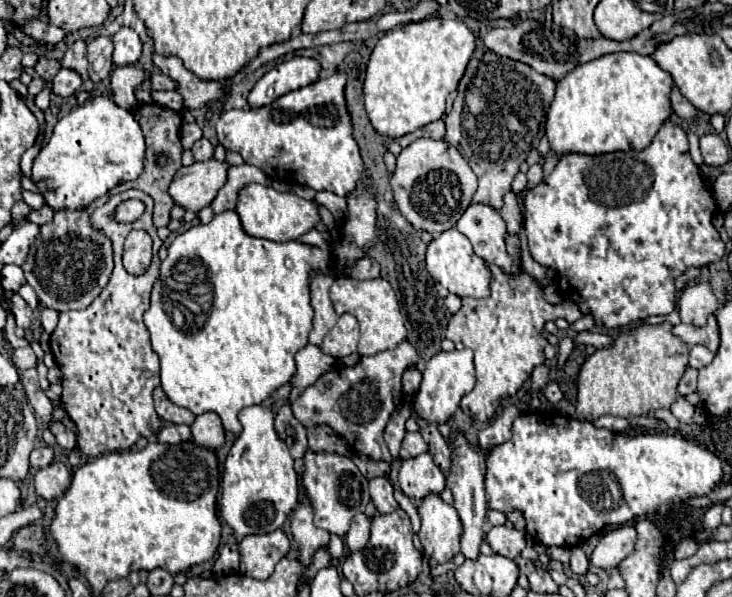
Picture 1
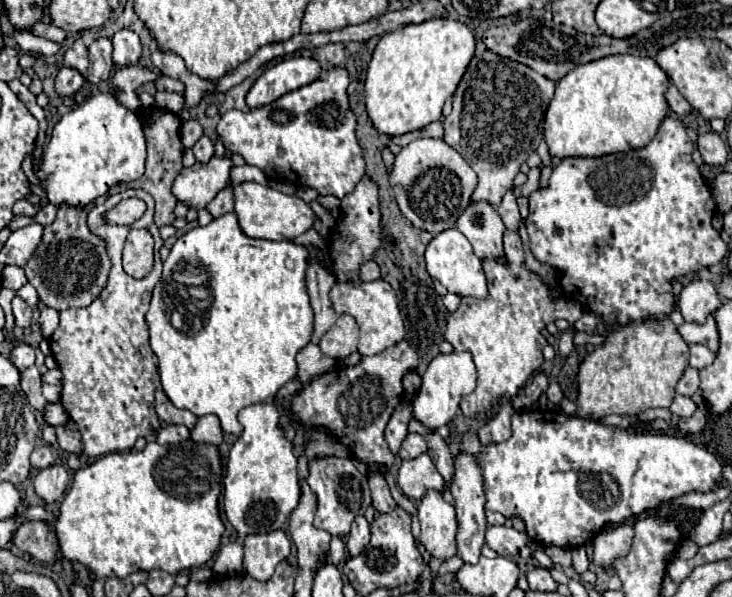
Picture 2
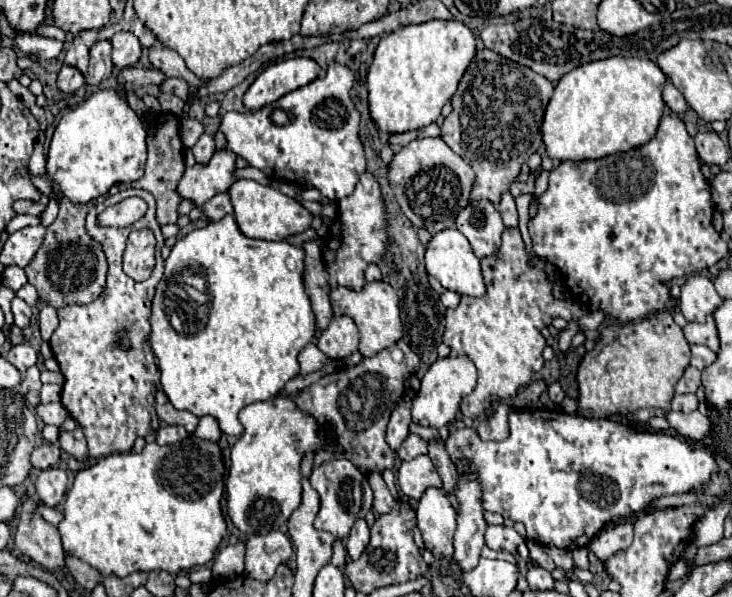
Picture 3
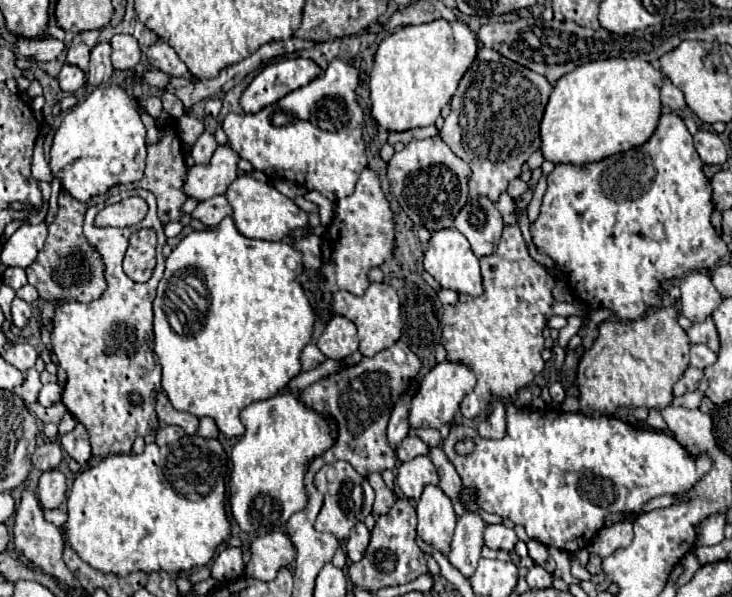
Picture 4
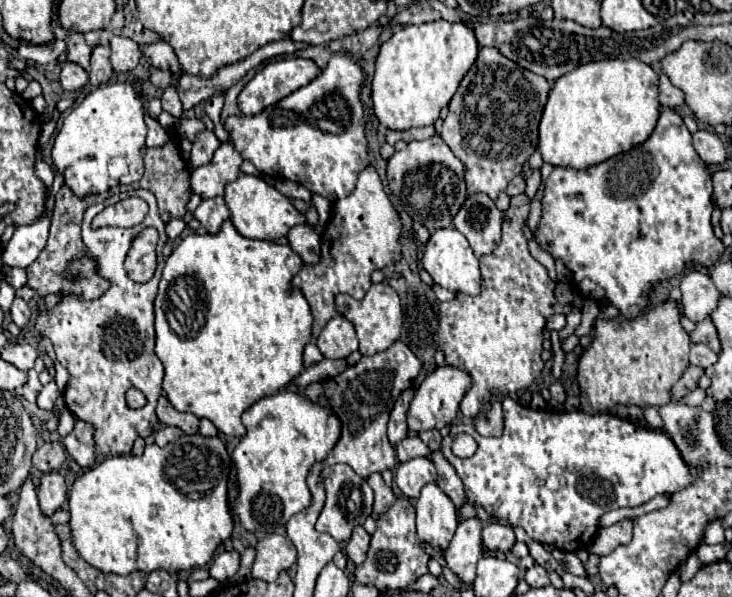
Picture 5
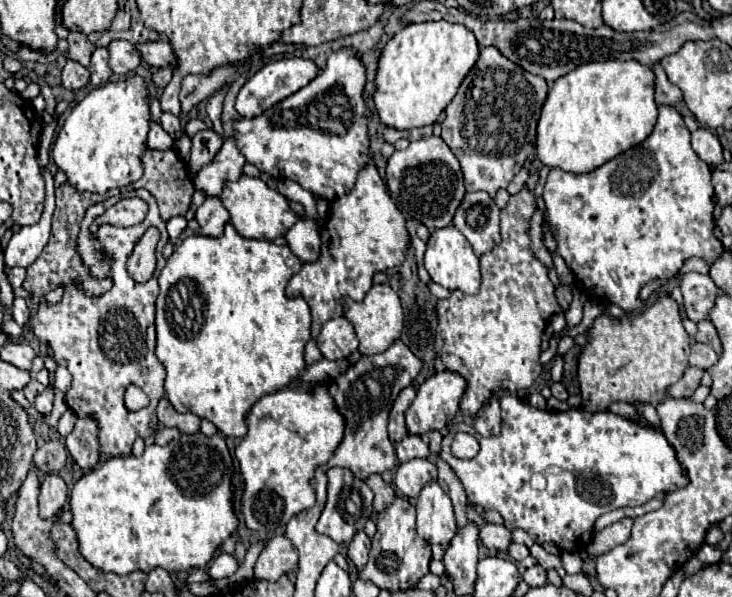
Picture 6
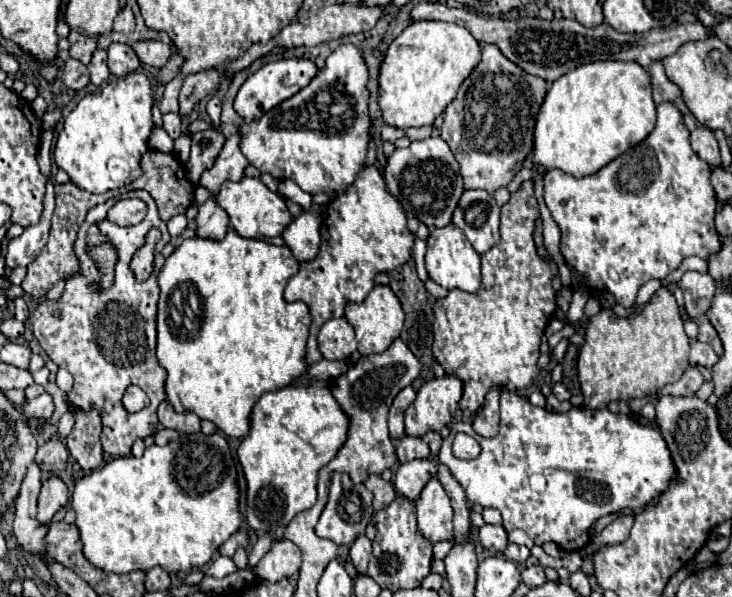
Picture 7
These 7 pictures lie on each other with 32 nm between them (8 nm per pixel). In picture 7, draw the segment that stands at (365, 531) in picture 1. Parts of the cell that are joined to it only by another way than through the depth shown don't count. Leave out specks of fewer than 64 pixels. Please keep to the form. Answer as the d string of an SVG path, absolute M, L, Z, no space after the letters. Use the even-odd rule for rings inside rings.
M364 534L356 536L356 540L350 544L350 560L356 566L358 574L364 574L364 568L368 566L370 560L370 552L372 552L372 544Z

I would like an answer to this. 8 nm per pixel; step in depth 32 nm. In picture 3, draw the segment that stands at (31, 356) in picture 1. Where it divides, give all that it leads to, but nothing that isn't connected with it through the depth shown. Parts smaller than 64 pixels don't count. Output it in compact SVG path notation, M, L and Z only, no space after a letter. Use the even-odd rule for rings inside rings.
M16 344L6 354L6 360L12 362L20 372L26 372L30 366L36 364L36 350L30 344Z

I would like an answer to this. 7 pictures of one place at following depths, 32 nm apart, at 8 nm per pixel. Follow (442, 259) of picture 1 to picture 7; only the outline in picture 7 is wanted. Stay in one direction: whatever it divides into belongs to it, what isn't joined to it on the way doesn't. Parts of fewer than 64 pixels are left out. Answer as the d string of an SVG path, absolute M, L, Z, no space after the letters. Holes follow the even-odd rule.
M454 224L436 228L430 232L426 244L428 244L426 270L436 284L440 284L448 290L460 288L464 292L478 292L478 288L480 288L480 256L474 252L472 244L468 242L468 238L464 236L464 232L460 228L456 228Z

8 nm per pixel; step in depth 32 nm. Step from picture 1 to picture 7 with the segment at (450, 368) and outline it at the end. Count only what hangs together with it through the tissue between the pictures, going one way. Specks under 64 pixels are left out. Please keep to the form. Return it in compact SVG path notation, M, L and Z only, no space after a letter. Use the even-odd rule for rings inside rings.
M444 374L442 378L432 378L422 384L416 394L416 400L406 410L406 434L408 436L424 436L430 430L442 430L454 416L458 402L462 398L462 380L458 376Z

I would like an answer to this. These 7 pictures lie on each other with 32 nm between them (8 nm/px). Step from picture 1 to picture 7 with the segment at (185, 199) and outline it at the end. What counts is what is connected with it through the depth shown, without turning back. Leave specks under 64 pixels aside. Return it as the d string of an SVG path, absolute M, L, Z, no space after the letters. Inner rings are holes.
M232 134L224 146L222 146L222 152L218 154L216 162L212 168L204 170L200 180L198 180L198 186L204 186L212 196L216 196L220 192L220 186L226 182L226 180L240 180L244 176L244 168L248 166L248 160L244 160L244 154L240 152L240 136Z

